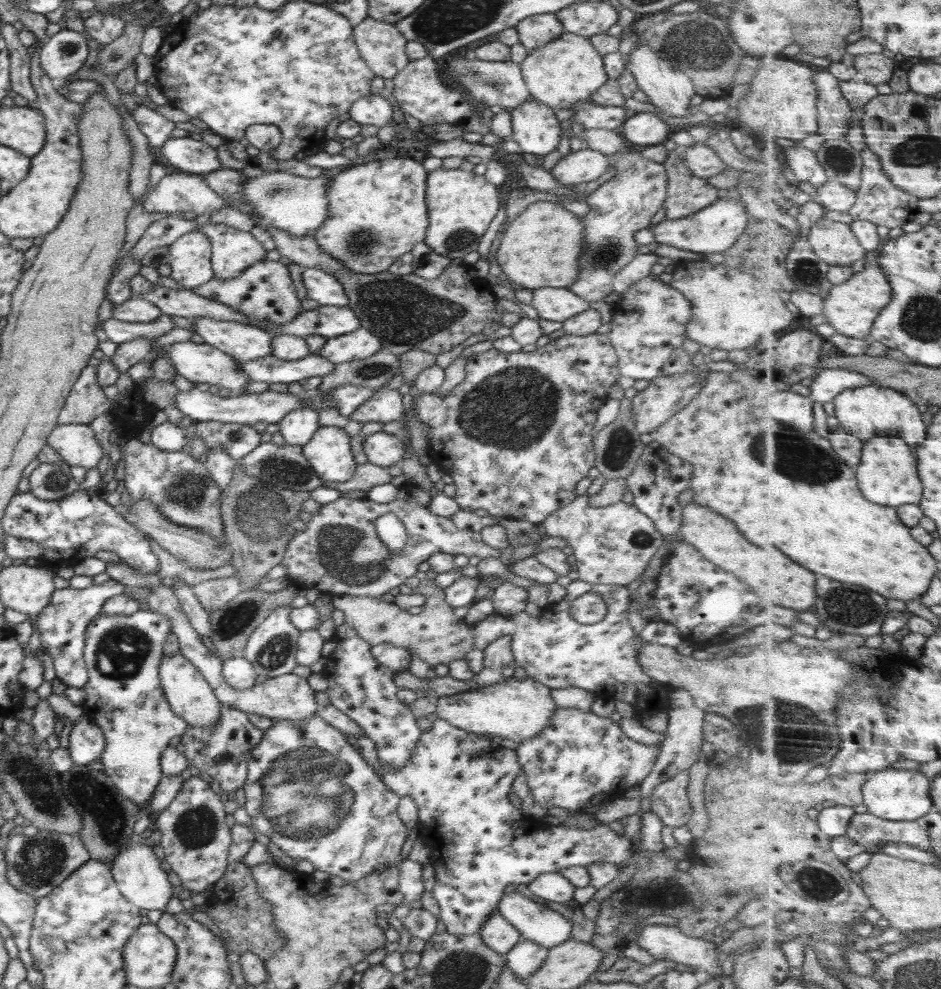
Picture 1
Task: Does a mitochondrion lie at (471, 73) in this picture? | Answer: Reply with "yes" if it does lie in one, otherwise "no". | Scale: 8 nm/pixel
yes

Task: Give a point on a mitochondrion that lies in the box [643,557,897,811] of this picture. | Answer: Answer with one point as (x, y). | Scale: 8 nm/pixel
(789, 733)

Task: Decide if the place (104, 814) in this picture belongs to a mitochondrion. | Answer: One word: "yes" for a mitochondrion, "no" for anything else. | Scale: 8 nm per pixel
yes

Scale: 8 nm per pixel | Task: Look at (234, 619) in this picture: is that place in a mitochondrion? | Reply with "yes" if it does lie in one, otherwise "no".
yes

